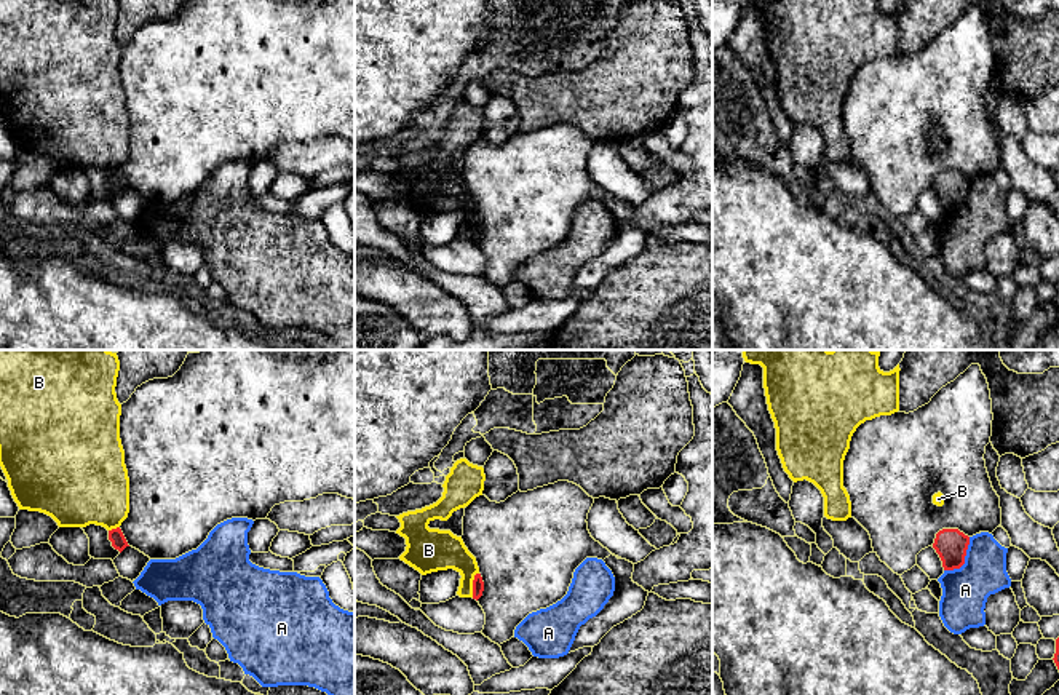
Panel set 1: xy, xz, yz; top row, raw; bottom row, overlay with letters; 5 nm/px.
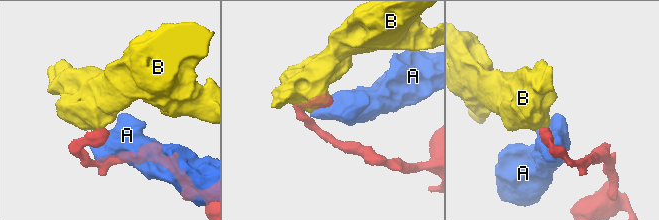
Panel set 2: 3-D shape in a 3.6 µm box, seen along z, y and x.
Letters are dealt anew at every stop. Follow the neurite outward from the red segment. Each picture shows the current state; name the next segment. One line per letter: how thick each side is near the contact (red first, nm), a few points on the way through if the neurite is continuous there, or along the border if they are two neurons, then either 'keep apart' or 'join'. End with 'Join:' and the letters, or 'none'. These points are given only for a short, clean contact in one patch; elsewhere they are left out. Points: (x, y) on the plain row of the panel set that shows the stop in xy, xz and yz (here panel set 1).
A: calibres 160 and 240 nm; border yz (970, 179), (965, 203), (959, 210), (944, 213); keep apart
B: calibres 60 and 200 nm; border xz (478, 214), (473, 222), (471, 238); keep apart
Join: none

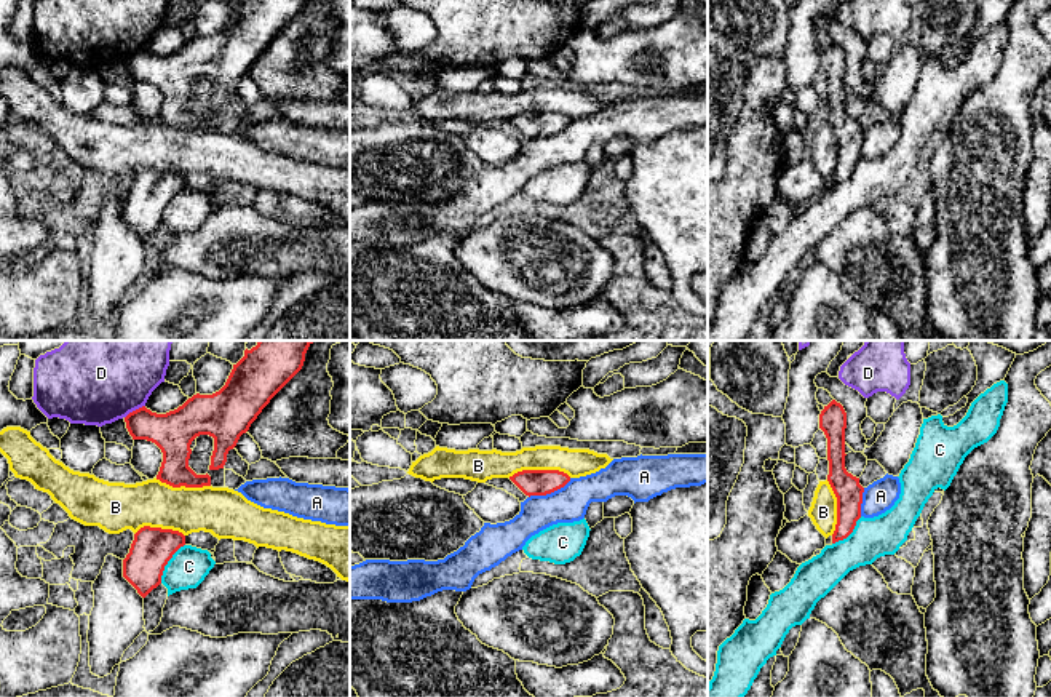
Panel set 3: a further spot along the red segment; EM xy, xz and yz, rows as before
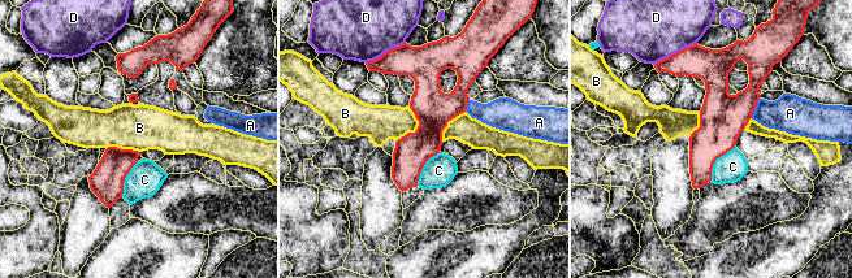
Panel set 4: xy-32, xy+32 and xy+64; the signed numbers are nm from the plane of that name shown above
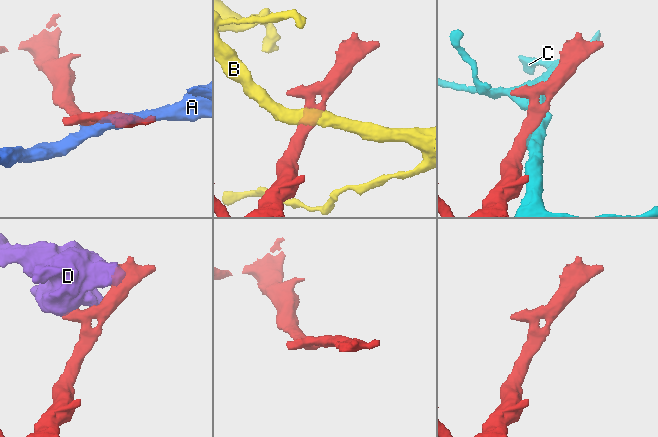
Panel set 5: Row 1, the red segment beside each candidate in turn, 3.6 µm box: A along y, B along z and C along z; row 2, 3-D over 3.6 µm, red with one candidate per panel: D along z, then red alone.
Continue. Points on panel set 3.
A: calibres 130 and 180 nm; border xz (571, 120), (550, 135), (529, 139); keep apart
B: calibres 130 and 140 nm; keep apart
C: calibres 200 and 200 nm; keep apart
D: calibres 200 and 340 nm; keep apart
Join: none

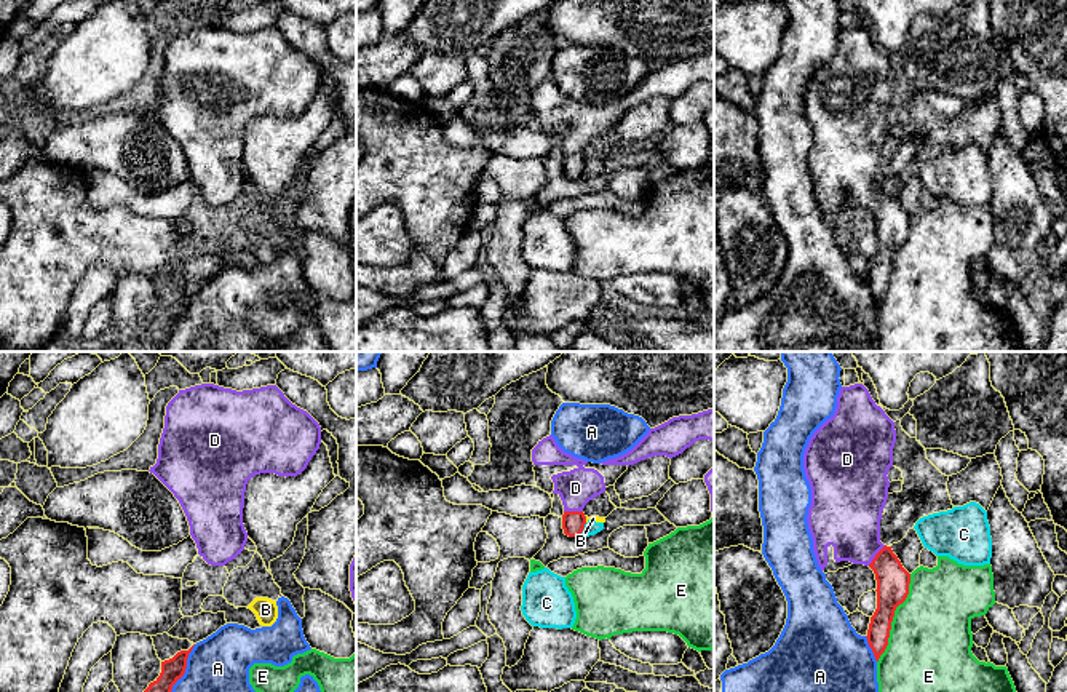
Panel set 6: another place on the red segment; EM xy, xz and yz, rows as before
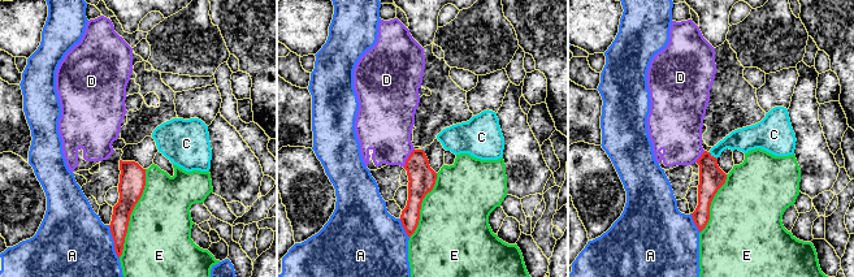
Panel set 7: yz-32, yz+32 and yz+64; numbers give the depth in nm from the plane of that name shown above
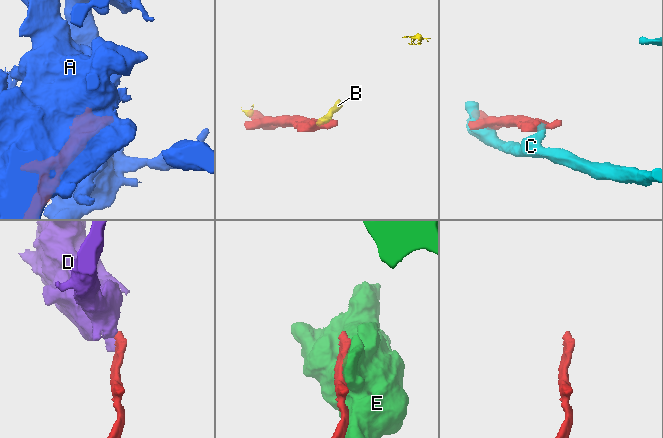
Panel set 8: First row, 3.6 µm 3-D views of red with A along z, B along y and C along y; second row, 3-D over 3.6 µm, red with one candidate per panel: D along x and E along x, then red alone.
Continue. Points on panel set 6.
A: calibres 140 and 440 nm; keep apart
B: calibres 110 and 30 nm; border xz (585, 159), (587, 163); keep apart
C: calibres 110 and 70 nm; keep apart
D: calibres 160 and 340 nm; way yz (893, 222), (887, 208), (876, 197), (855, 176), (847, 157); join
E: calibres 160 and 420 nm; keep apart
Join: D

